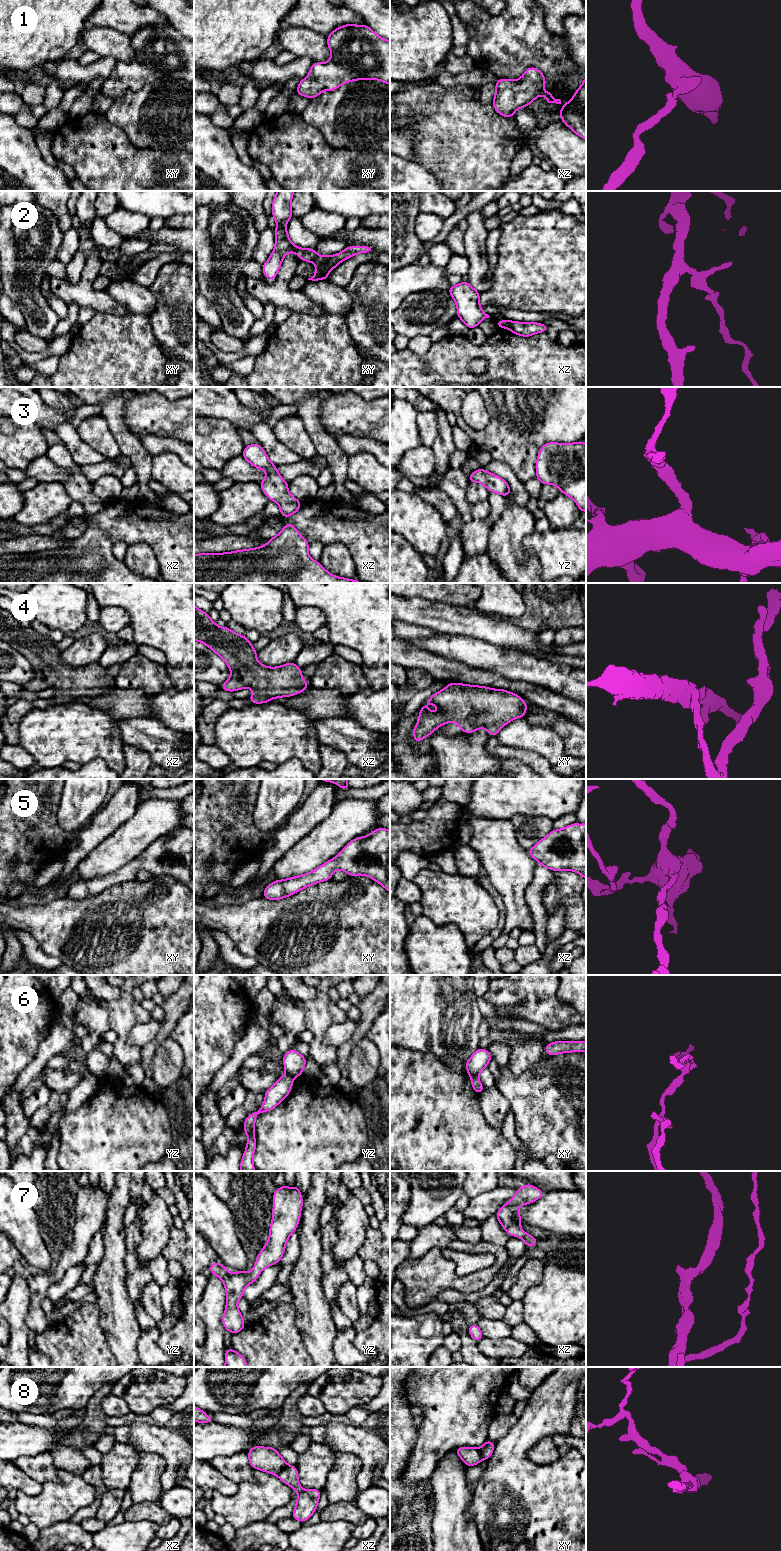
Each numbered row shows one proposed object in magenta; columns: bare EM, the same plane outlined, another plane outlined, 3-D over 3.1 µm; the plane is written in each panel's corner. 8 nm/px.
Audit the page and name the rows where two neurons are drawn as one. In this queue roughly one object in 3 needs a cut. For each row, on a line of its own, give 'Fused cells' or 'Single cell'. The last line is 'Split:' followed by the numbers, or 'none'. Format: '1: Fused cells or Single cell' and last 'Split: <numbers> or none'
1: Single cell
2: Fused cells
3: Single cell
4: Single cell
5: Single cell
6: Fused cells
7: Single cell
8: Fused cells
Split: 2, 6, 8

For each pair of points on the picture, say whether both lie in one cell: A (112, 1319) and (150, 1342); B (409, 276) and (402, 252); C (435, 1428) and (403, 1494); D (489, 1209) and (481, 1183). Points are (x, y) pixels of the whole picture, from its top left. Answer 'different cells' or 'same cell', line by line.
A: different cells
B: different cells
C: different cells
D: different cells

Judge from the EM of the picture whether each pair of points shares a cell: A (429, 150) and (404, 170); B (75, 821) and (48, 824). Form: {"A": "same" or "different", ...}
{"A": "different", "B": "different"}

